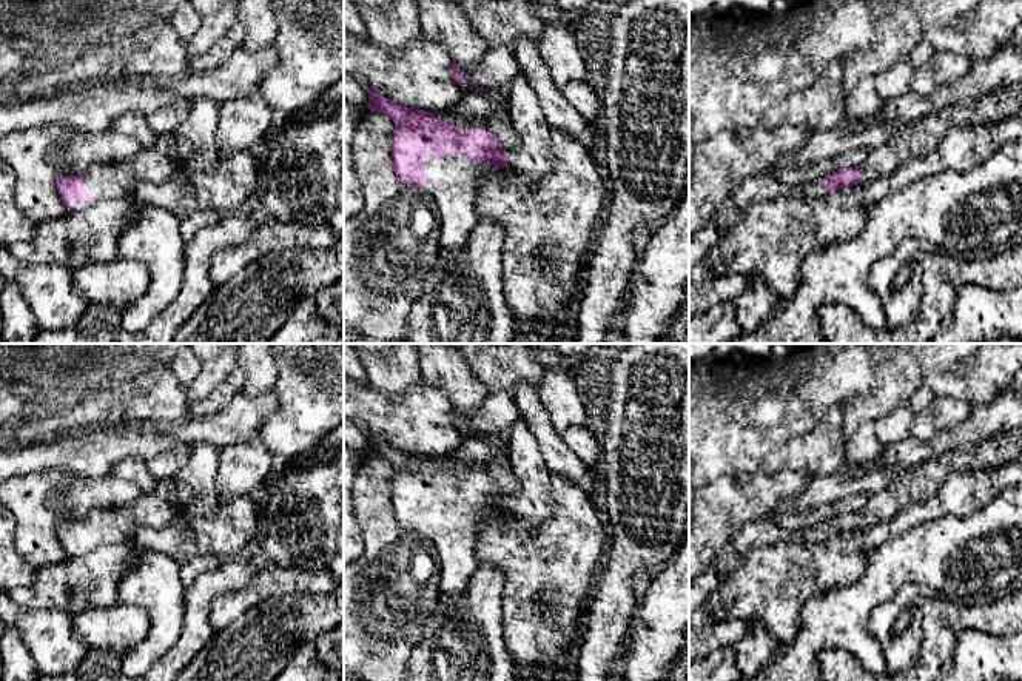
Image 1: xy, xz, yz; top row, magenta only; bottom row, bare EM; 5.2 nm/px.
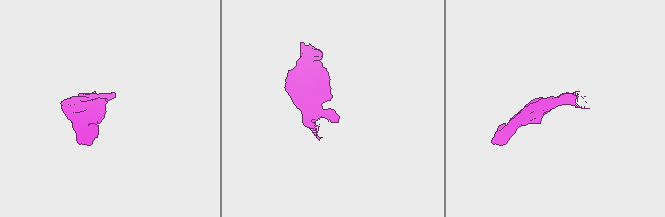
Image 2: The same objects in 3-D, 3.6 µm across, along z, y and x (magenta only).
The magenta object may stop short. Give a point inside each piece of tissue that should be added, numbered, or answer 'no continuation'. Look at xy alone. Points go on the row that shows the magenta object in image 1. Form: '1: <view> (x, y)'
1: xy (108, 181)

